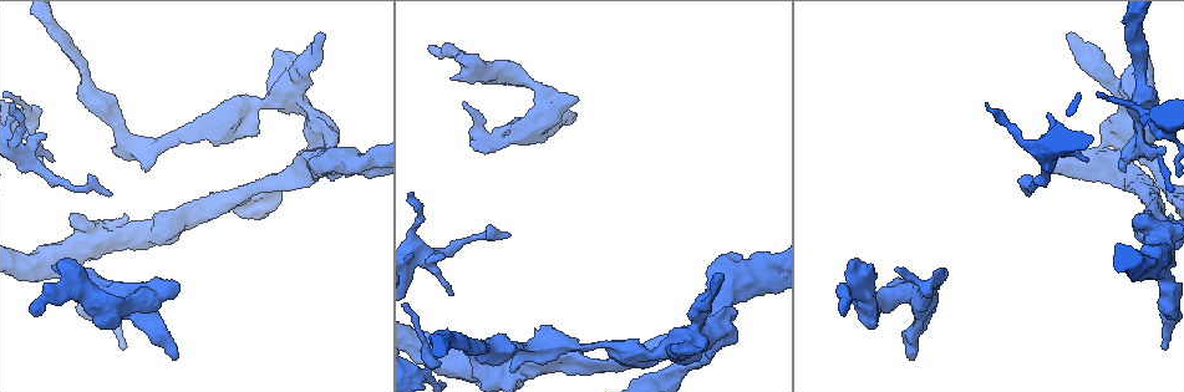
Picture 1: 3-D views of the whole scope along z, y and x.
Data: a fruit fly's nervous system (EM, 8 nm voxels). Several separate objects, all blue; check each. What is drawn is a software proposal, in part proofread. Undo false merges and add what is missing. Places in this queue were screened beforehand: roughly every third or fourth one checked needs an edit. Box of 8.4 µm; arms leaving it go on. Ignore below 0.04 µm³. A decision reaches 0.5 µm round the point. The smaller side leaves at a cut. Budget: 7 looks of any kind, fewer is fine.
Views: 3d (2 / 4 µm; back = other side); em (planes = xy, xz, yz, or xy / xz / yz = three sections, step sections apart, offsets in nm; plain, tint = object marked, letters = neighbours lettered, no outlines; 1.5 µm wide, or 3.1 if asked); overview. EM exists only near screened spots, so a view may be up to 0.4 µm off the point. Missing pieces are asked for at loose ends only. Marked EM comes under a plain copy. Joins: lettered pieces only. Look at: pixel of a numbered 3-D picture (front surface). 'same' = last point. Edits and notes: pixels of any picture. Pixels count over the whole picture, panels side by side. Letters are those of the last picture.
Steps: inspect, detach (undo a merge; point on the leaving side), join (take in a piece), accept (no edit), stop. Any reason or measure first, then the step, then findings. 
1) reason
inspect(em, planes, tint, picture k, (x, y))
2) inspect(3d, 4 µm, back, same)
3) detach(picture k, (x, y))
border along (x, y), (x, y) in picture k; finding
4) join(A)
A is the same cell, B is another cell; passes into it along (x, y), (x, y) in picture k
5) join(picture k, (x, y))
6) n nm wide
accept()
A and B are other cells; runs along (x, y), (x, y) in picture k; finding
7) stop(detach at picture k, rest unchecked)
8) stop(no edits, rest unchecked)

inspect(3d, 4 µm, picture 1, (575, 117))

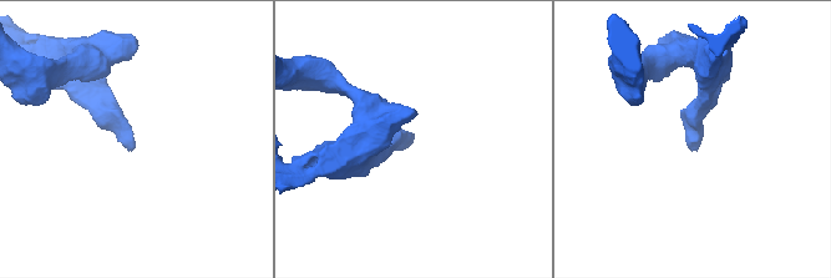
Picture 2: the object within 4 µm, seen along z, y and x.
inspect(em, planes, letters, picture 2, (412, 140))

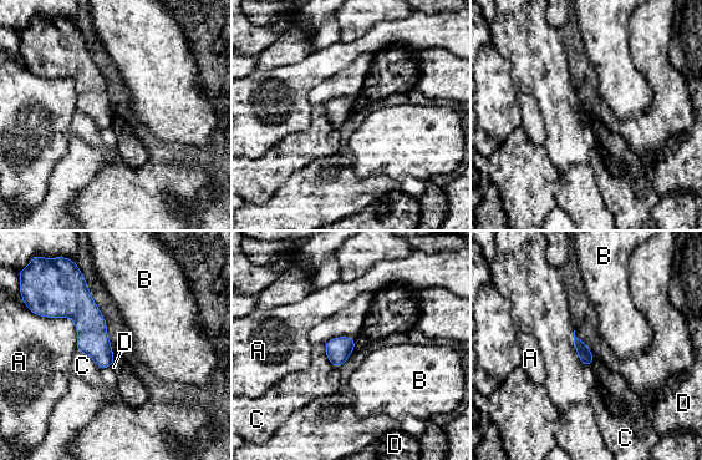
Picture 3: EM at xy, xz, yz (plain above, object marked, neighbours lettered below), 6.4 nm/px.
accept()
A, B, C and D are other cells; border along (595, 360), (589, 365) in picture 3; none of them fits

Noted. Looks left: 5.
inspect(3d, 4 µm, picture 1, (122, 347))

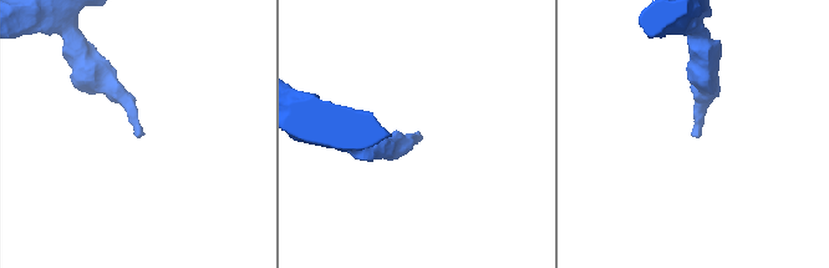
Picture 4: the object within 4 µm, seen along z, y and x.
inspect(em, xy, step 4, letters, picture 4, (416, 134))

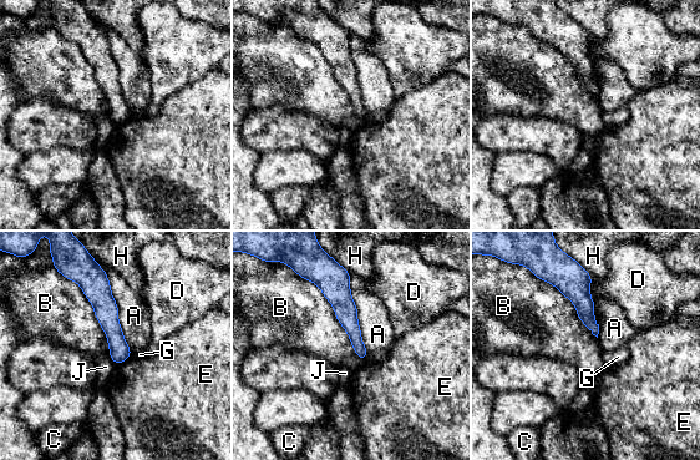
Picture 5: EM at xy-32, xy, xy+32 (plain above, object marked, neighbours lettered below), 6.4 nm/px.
inspect(em, planes, letters, same)

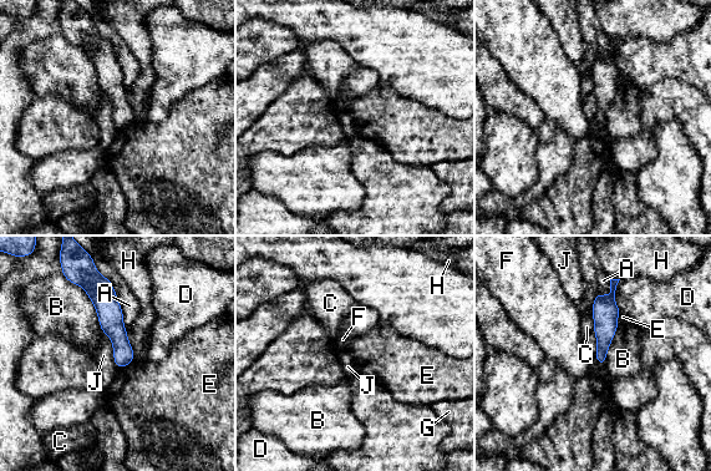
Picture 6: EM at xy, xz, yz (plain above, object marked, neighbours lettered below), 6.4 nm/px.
A touches over 420 nm
accept()
A, B, C, D, E, F, G, H and J are other cells; no lettered piece goes on from it

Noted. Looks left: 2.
free end
inspect(em, planes, letters, picture 1, (433, 50))

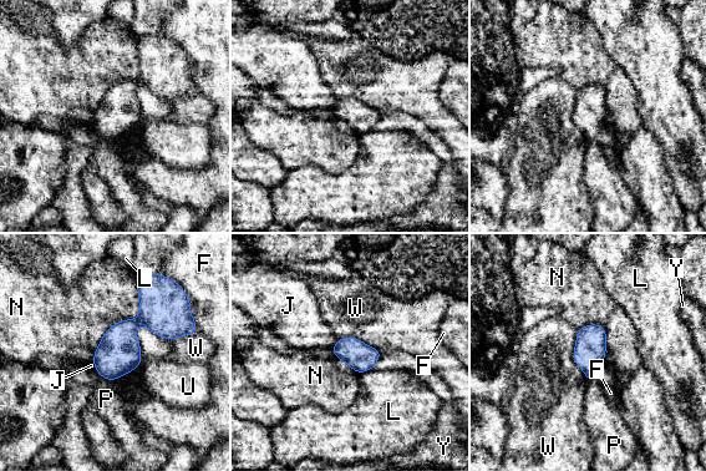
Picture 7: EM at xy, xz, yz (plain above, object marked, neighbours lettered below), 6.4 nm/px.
N touches over 650 nm
accept()
F, J, L, N, P, U, W and Y are other cells; border along (138, 277), (138, 314), (92, 363) in picture 7; no lettered piece goes on from it

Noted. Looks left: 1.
stop(no edits, rest unchecked)

